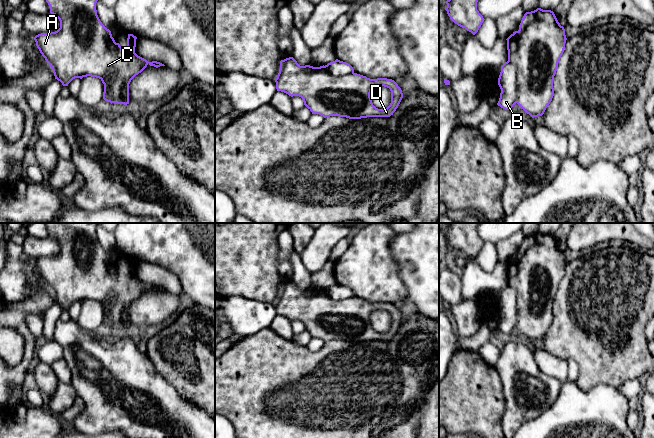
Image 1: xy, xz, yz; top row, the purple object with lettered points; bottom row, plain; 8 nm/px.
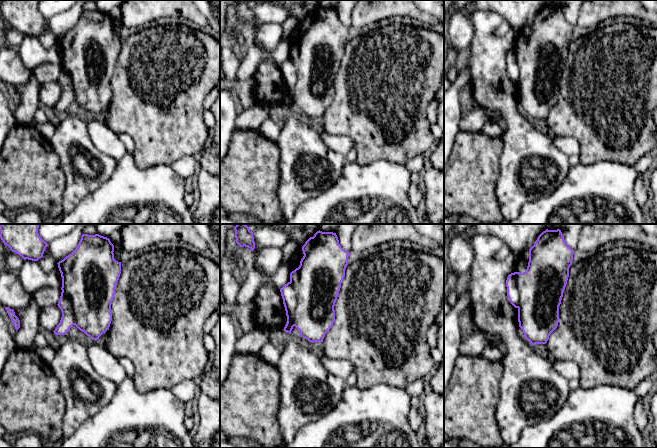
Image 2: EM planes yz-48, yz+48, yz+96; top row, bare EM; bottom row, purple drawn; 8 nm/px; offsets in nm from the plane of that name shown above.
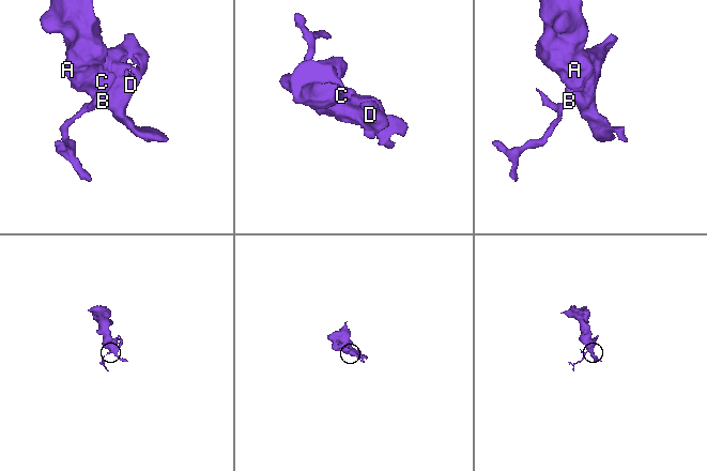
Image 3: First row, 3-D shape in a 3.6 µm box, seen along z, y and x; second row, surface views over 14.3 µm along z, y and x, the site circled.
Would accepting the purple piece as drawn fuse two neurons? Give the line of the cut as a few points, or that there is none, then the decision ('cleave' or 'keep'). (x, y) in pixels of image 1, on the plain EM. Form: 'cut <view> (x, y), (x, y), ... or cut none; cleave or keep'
cut none; keep

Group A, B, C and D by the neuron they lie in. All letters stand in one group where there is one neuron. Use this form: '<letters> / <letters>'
A B C D

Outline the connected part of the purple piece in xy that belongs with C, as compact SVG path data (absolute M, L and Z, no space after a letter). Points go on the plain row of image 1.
M45 223L49 229L50 237L55 239L60 245L60 252L55 256L41 257L34 261L36 270L39 273L46 286L53 294L55 303L60 305L63 310L68 308L75 302L91 300L99 302L104 308L103 323L107 326L115 328L129 328L129 308L131 304L141 297L149 288L156 292L165 290L164 288L152 285L138 280L135 277L136 263L133 258L128 258L127 271L122 272L116 267L112 261L111 255L107 253L100 245L96 227L98 223Z

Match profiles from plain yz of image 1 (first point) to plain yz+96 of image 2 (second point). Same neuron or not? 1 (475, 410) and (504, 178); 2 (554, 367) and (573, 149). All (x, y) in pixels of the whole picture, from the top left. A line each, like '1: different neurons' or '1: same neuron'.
1: different neurons
2: same neuron

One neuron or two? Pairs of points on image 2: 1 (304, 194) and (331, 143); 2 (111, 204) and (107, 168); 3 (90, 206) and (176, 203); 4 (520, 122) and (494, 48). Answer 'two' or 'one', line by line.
1: two
2: two
3: one
4: one

